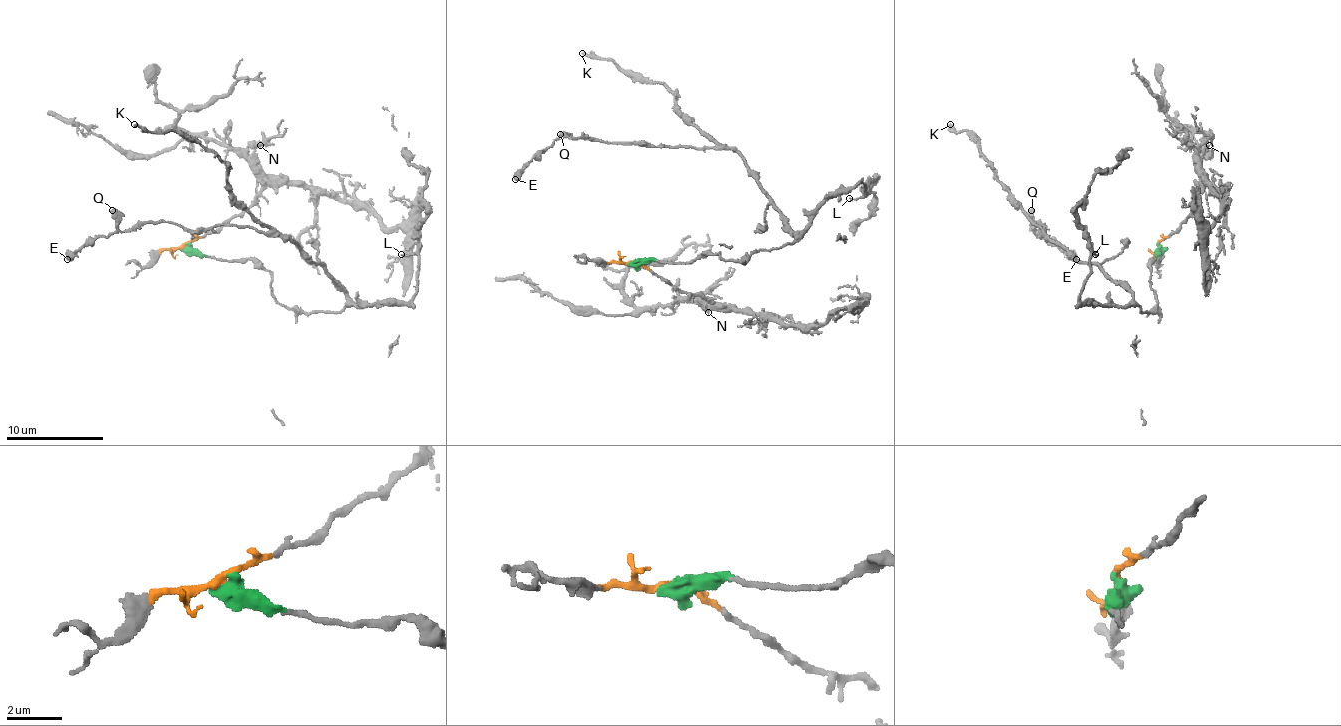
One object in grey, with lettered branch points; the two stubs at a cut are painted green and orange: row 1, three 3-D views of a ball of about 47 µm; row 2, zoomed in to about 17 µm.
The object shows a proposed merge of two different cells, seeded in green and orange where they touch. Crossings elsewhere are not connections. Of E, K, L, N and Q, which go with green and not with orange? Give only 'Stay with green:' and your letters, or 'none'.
Stay with green: E, K, L, Q

